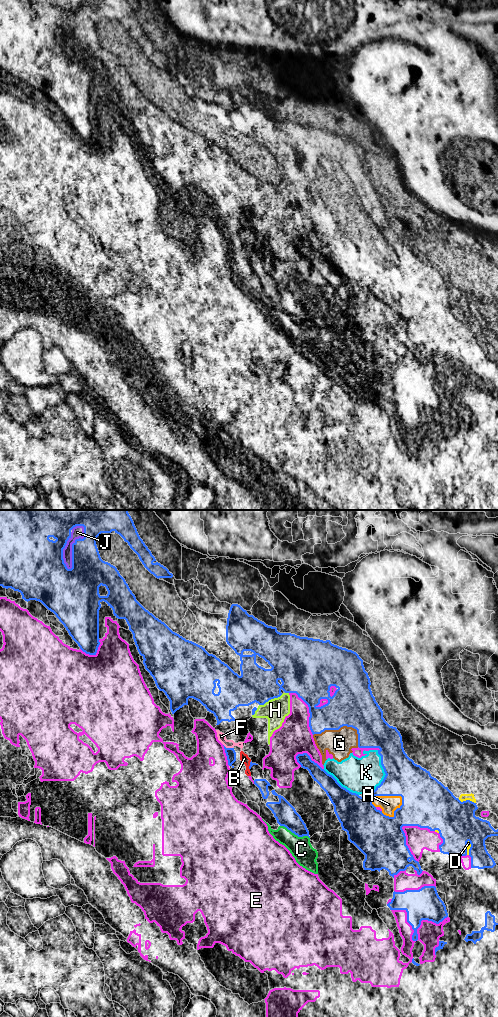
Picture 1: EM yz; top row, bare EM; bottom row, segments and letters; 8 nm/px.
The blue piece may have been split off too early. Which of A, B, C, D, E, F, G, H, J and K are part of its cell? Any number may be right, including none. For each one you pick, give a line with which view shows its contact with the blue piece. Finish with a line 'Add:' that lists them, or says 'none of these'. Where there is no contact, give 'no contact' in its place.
A: meets blue in yz
D: meets blue in yz
G: meets blue in yz
J: meets blue in yz
K: meets blue in yz
Add: A, D, G, J, K

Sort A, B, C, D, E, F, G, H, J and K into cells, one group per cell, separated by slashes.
A D G J K / B C E F H

